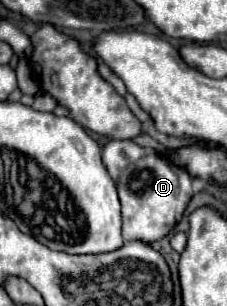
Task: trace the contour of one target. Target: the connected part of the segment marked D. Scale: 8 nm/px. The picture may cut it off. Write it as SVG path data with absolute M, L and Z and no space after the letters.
M110 140L102 150L102 162L118 188L122 202L122 236L144 244L168 236L182 218L190 196L190 174L182 166L170 164L154 148L138 146L134 140Z

